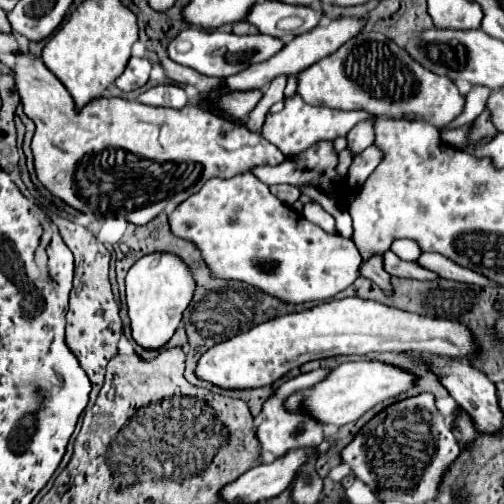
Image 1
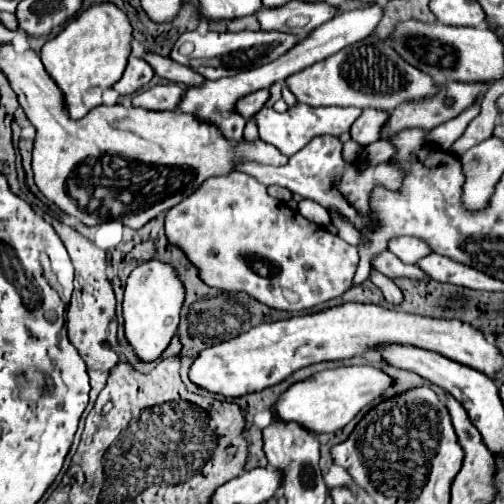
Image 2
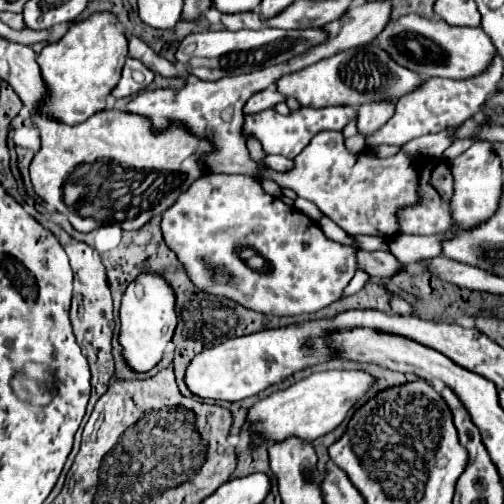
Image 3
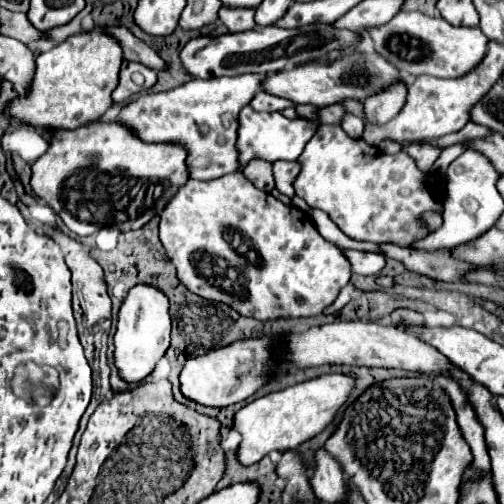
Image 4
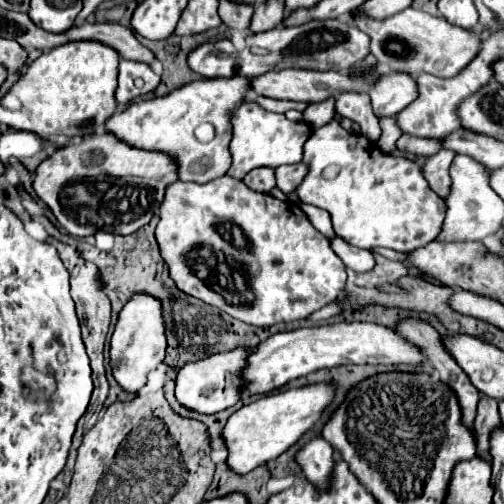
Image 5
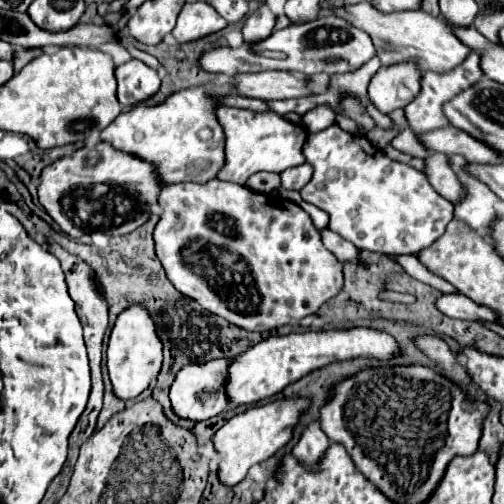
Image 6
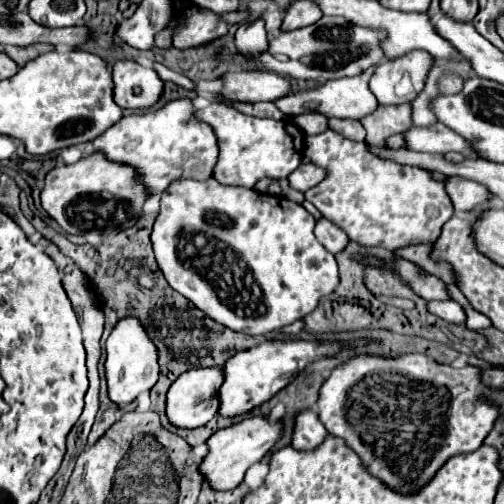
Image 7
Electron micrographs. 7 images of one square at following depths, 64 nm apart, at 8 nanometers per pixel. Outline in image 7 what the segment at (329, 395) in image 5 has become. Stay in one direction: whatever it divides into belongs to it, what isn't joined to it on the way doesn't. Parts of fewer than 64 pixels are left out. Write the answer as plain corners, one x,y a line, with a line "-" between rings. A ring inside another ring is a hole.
256,416
256,418
246,418
238,424
232,424
228,428
218,430
208,438
208,454
200,464
200,474
204,480
210,484
212,490
224,492
236,488
244,480
244,472
254,464
260,462
260,458
278,442
282,434
280,422
270,422
268,418

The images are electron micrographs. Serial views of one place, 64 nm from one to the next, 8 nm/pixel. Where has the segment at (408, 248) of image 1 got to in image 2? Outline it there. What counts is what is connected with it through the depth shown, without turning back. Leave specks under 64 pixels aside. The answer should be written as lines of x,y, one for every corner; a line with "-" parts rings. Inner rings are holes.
400,236
388,242
388,250
396,254
404,264
416,264
420,258
432,254
432,248
414,236

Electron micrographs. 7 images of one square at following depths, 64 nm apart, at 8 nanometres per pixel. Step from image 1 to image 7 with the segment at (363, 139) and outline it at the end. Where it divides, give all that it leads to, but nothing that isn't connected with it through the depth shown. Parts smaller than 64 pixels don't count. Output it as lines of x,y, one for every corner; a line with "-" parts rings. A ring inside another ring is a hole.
412,50
408,56
382,62
370,80
370,90
376,94
378,104
404,104
412,102
424,88
434,60
428,52

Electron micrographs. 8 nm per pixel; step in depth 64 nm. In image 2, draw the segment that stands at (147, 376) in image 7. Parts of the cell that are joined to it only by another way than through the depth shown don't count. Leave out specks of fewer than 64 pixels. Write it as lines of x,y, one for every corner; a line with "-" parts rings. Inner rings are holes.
150,260
140,264
130,274
124,288
124,302
122,302
124,336
128,344
134,348
134,354
142,362
154,362
166,350
172,336
176,334
182,302
184,302
184,286
170,264

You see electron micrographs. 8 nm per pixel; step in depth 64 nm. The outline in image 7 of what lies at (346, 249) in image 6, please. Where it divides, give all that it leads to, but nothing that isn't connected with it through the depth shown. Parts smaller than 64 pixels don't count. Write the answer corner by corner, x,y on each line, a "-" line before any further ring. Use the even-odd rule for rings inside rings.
324,216
316,220
314,234
318,242
332,254
338,254
348,244
348,236
344,236
344,232
340,232
340,228
336,228
336,224
332,224
332,220

